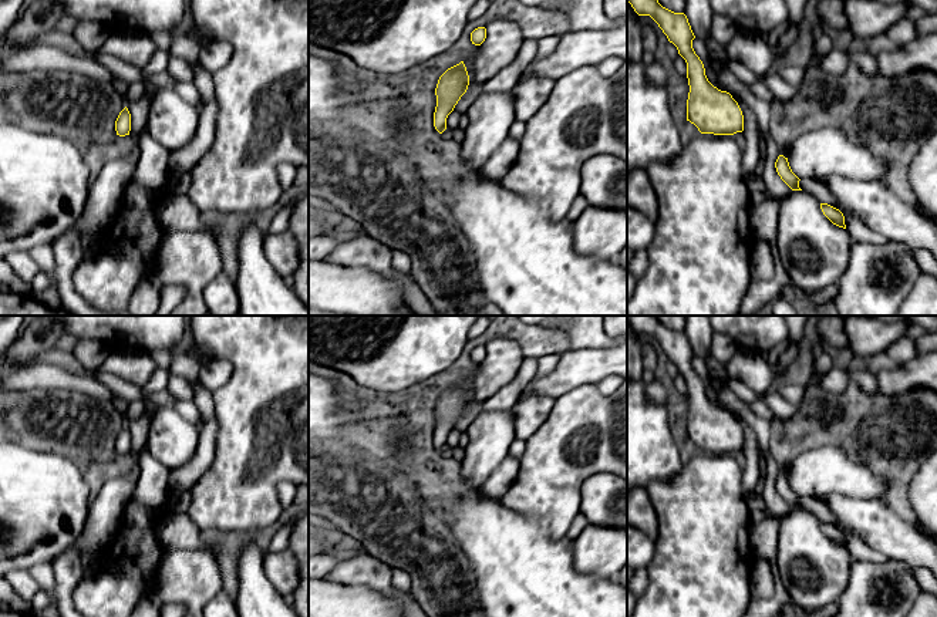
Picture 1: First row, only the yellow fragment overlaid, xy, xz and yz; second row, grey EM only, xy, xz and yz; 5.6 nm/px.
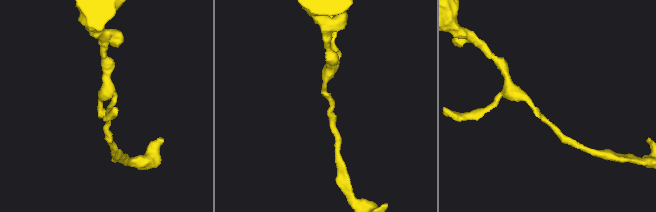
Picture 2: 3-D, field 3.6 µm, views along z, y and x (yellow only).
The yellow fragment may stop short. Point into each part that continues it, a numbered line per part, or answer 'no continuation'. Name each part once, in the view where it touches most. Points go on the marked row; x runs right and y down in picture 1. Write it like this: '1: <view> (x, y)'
no continuation

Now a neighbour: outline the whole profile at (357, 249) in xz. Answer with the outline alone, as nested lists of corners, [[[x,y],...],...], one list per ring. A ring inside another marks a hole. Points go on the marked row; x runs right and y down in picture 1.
[[[361,232],[341,236],[336,249],[324,259],[331,264],[365,269],[401,284],[405,301],[417,316],[438,316],[409,273],[398,272],[391,264],[392,250]]]

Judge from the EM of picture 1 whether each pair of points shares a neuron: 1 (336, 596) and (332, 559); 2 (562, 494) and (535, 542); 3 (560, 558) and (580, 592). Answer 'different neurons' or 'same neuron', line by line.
1: different neurons
2: different neurons
3: same neuron

